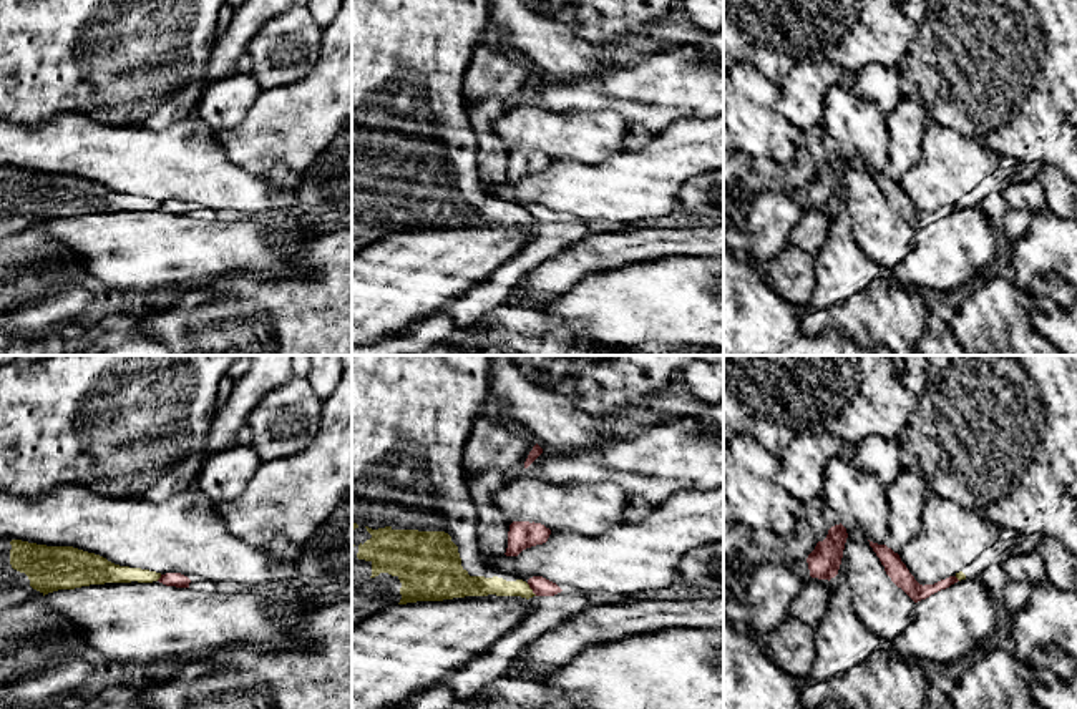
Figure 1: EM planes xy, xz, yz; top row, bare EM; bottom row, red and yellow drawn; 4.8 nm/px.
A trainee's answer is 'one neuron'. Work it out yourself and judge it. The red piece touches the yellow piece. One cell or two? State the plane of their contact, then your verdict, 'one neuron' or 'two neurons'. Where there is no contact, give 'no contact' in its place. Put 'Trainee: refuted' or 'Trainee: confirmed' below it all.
contact in xz; two neurons
Trainee: refuted

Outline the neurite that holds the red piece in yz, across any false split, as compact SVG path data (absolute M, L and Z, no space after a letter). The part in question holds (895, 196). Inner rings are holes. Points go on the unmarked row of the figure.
M870 169L870 174L880 186L881 193L885 194L886 203L891 206L891 209L901 216L914 231L929 226L931 222L949 216L951 213L958 211L959 208L956 204L949 204L946 208L941 208L934 213L919 213L914 204L909 201L906 193L901 189L899 183L894 181L886 173L878 173Z

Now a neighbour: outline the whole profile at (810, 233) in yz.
M810 206L792 229L788 246L815 257L823 249L828 237L828 226L830 209Z

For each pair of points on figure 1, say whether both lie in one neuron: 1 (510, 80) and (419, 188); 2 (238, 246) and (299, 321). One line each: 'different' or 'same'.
1: different
2: different

